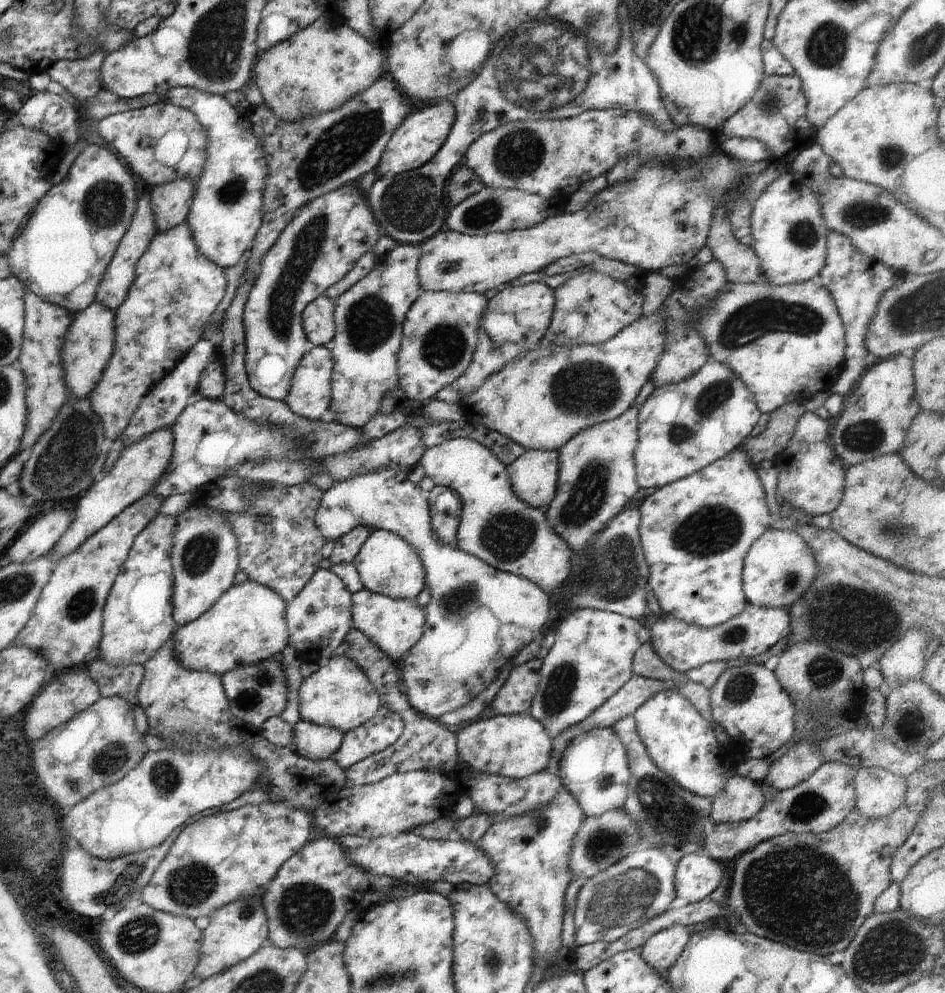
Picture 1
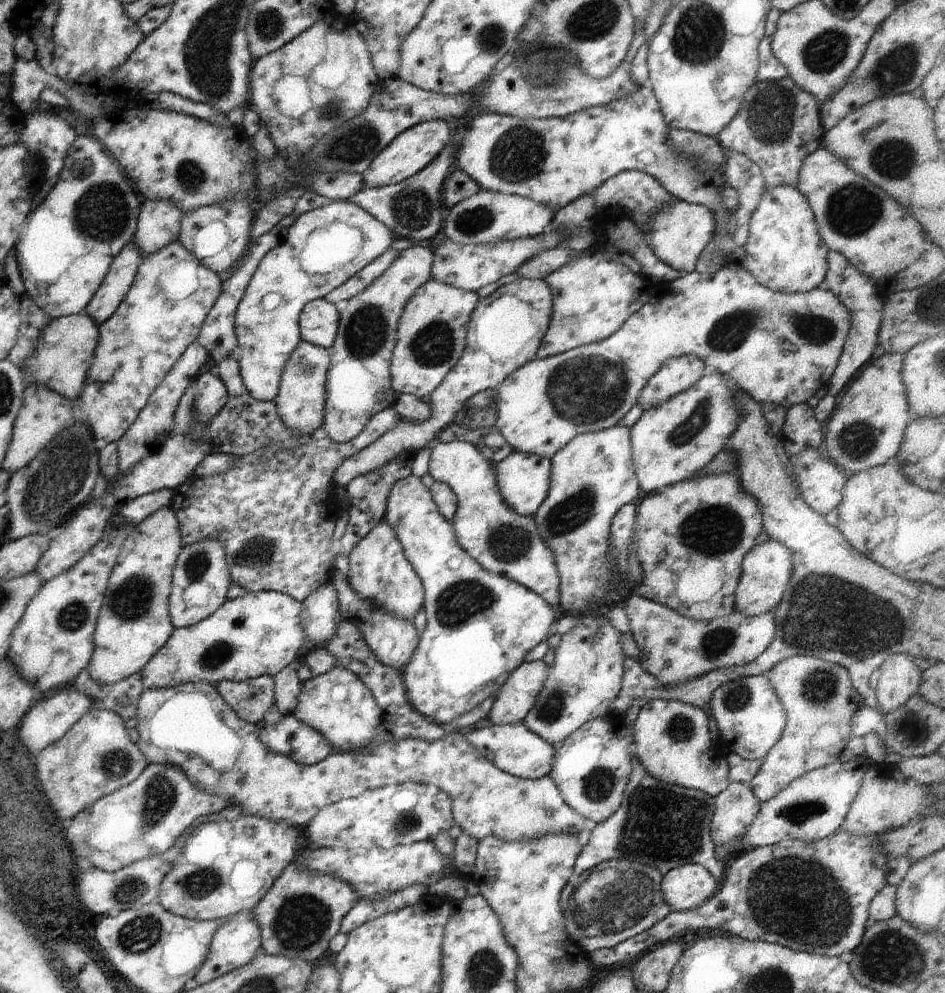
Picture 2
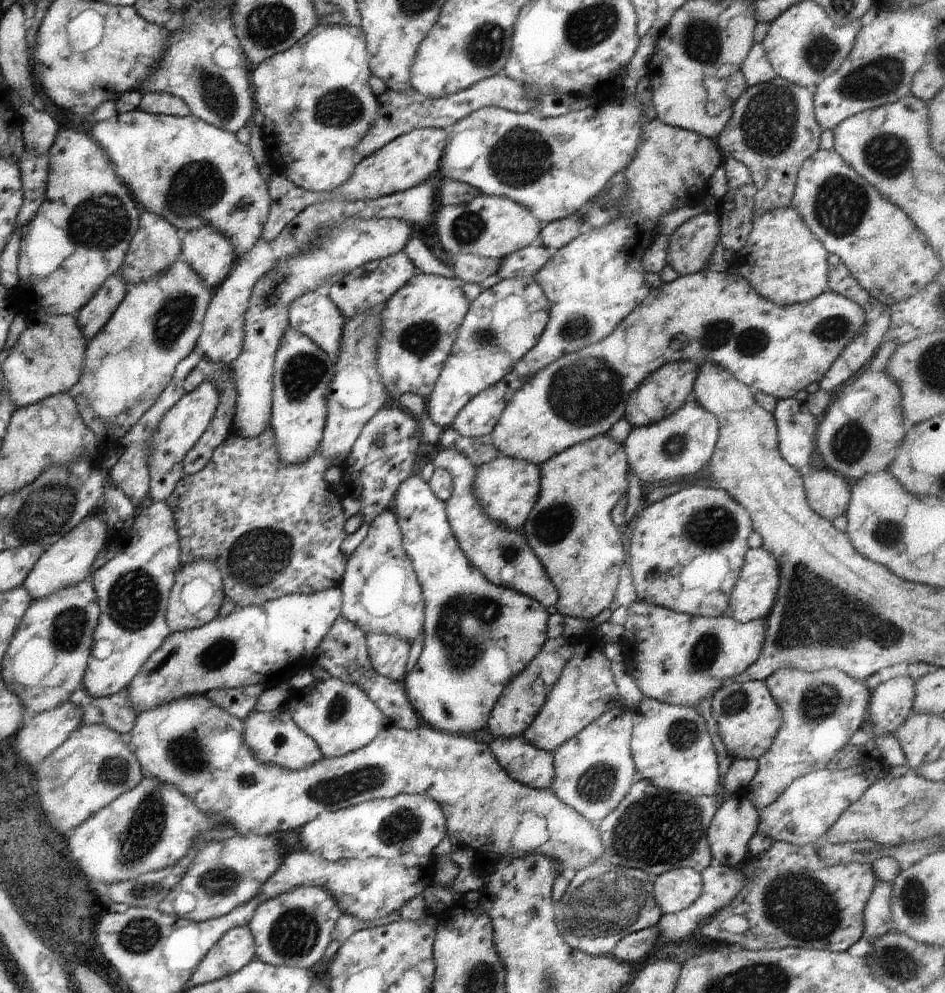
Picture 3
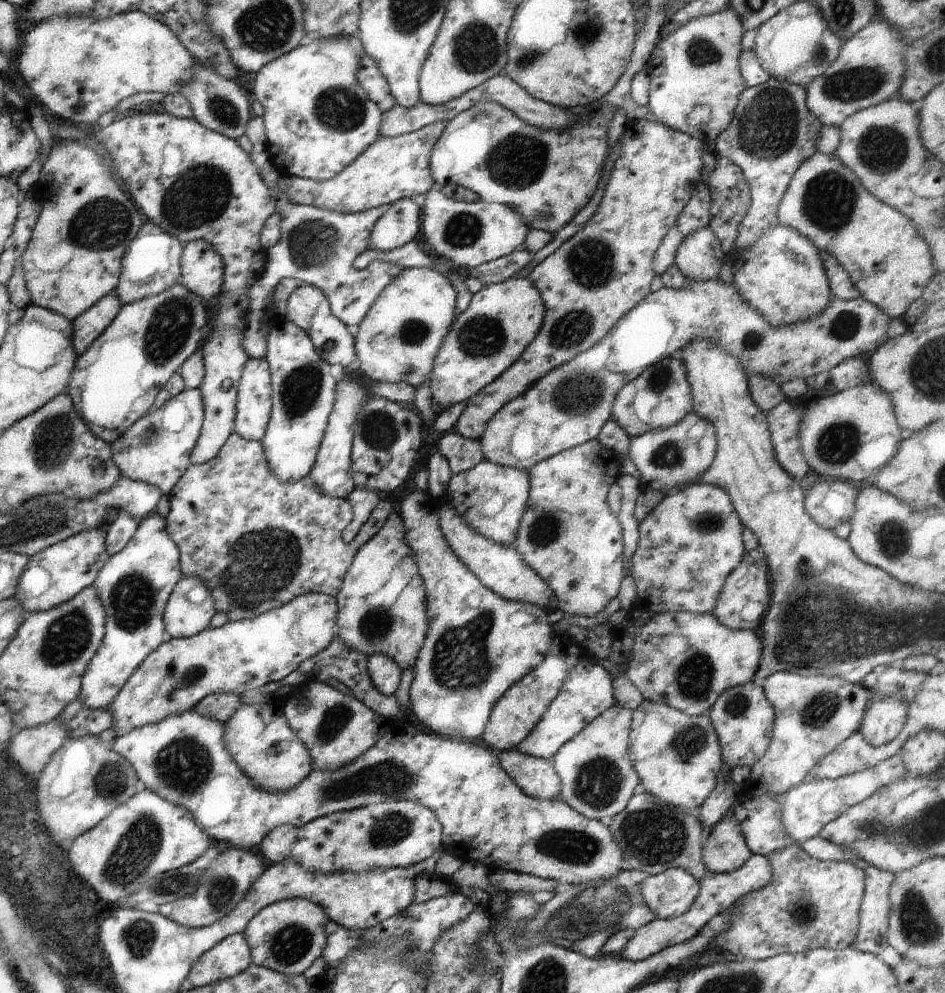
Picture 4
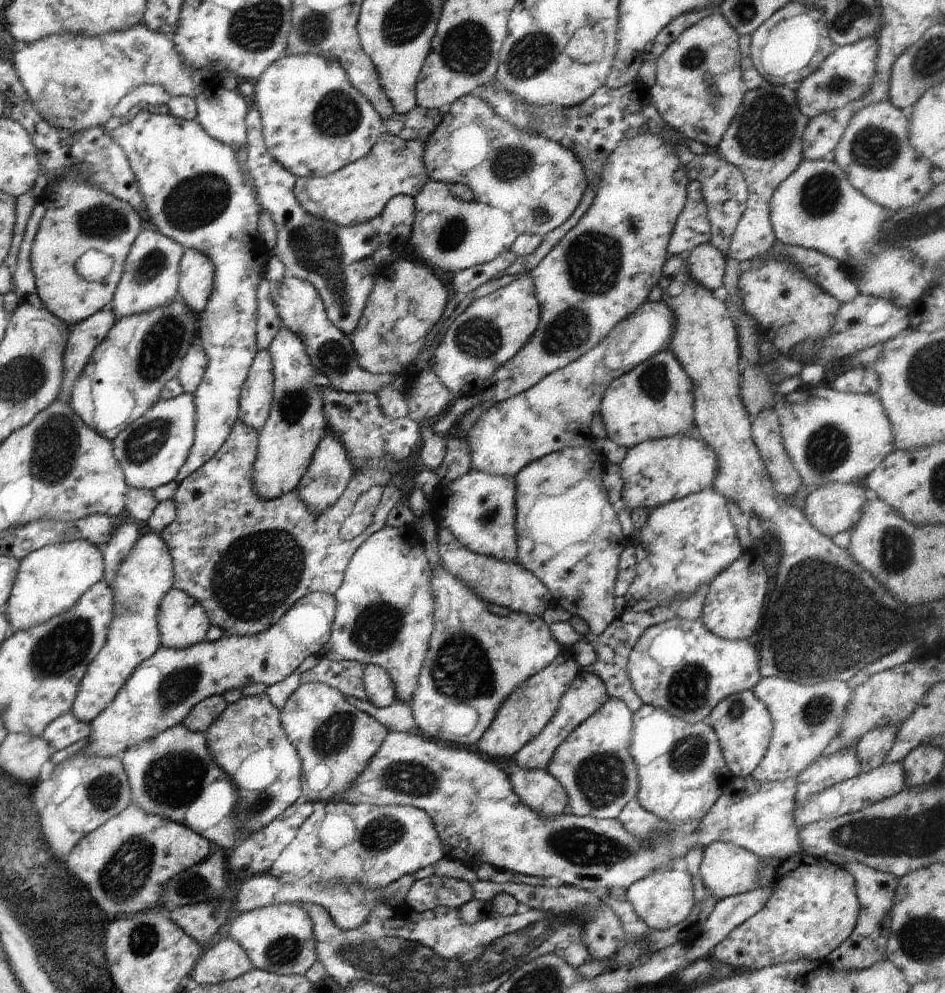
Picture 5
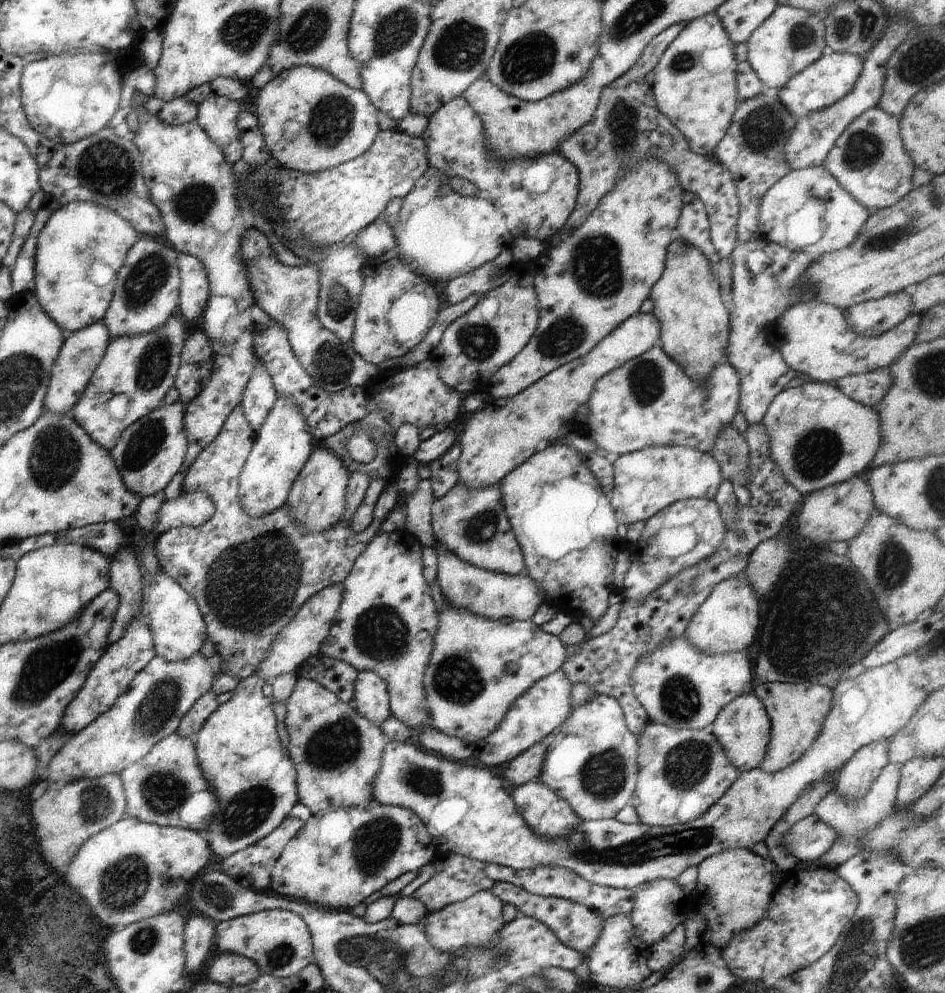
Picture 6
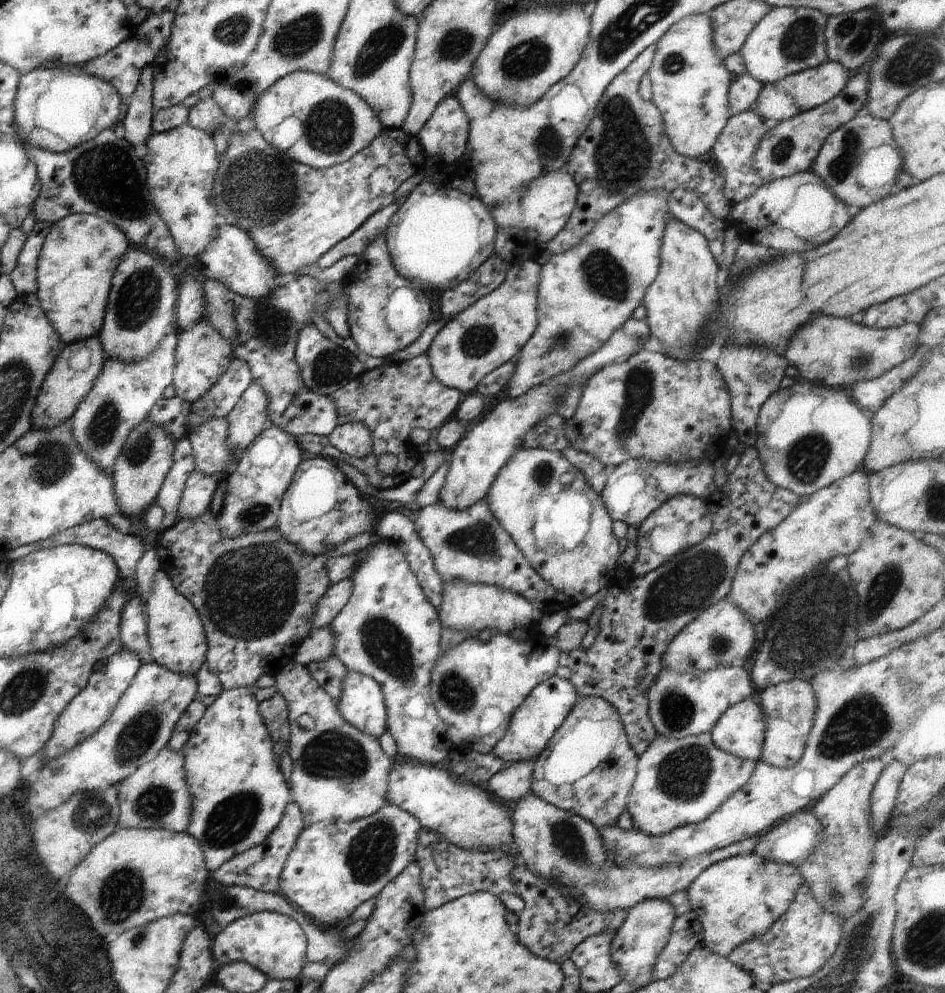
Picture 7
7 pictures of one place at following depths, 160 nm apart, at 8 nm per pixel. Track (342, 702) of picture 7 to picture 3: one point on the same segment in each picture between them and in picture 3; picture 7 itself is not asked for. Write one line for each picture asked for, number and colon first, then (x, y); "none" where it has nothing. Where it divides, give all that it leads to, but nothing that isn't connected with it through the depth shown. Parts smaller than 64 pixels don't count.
3: (388, 654)
4: (385, 674)
5: (380, 691)
6: (371, 698)

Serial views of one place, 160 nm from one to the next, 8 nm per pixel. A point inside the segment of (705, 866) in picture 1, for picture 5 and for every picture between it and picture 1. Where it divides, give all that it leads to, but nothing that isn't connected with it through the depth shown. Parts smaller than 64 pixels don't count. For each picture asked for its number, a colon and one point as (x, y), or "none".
2: (688, 886)
3: (674, 891)
4: (670, 894)
5: (665, 898)

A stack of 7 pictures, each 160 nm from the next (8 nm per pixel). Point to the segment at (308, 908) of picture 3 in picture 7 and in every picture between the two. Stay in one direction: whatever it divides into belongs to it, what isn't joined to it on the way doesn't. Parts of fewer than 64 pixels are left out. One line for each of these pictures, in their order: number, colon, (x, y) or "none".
4: (287, 936)
5: (279, 939)
6: (278, 941)
7: (272, 942)

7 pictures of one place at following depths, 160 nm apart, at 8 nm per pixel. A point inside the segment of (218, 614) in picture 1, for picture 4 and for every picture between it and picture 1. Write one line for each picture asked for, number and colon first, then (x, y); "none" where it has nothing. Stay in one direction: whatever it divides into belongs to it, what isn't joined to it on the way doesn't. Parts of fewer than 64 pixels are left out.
2: (261, 633)
3: (267, 644)
4: (247, 654)

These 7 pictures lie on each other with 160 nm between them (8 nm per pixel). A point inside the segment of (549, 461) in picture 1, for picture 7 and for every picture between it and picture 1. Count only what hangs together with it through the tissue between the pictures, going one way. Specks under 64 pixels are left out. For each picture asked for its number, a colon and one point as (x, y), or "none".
2: (523, 480)
3: (507, 488)
4: (490, 499)
5: (479, 509)
6: (471, 523)
7: (470, 544)

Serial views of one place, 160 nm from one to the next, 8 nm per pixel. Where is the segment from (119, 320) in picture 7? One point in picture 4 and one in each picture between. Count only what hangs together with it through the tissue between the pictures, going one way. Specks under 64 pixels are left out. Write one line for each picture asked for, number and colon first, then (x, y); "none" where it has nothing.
4: (151, 265)
5: (150, 279)
6: (146, 290)

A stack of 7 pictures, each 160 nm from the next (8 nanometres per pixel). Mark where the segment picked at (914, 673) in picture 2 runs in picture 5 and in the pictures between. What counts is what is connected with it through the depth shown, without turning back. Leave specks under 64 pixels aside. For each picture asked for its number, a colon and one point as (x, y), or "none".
3: (891, 703)
4: (885, 717)
5: (871, 749)

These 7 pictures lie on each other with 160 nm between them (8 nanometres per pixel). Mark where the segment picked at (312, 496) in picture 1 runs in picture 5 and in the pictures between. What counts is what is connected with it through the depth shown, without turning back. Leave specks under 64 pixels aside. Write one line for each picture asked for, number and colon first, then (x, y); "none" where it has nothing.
2: (274, 511)
3: (272, 528)
4: (256, 543)
5: (247, 560)

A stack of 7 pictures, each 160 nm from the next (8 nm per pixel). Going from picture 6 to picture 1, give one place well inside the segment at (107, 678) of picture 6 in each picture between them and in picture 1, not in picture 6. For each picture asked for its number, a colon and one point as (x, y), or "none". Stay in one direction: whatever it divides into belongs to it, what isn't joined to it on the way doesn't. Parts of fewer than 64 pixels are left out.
1: (137, 620)
2: (134, 622)
3: (132, 588)
4: (134, 585)
5: (145, 575)

